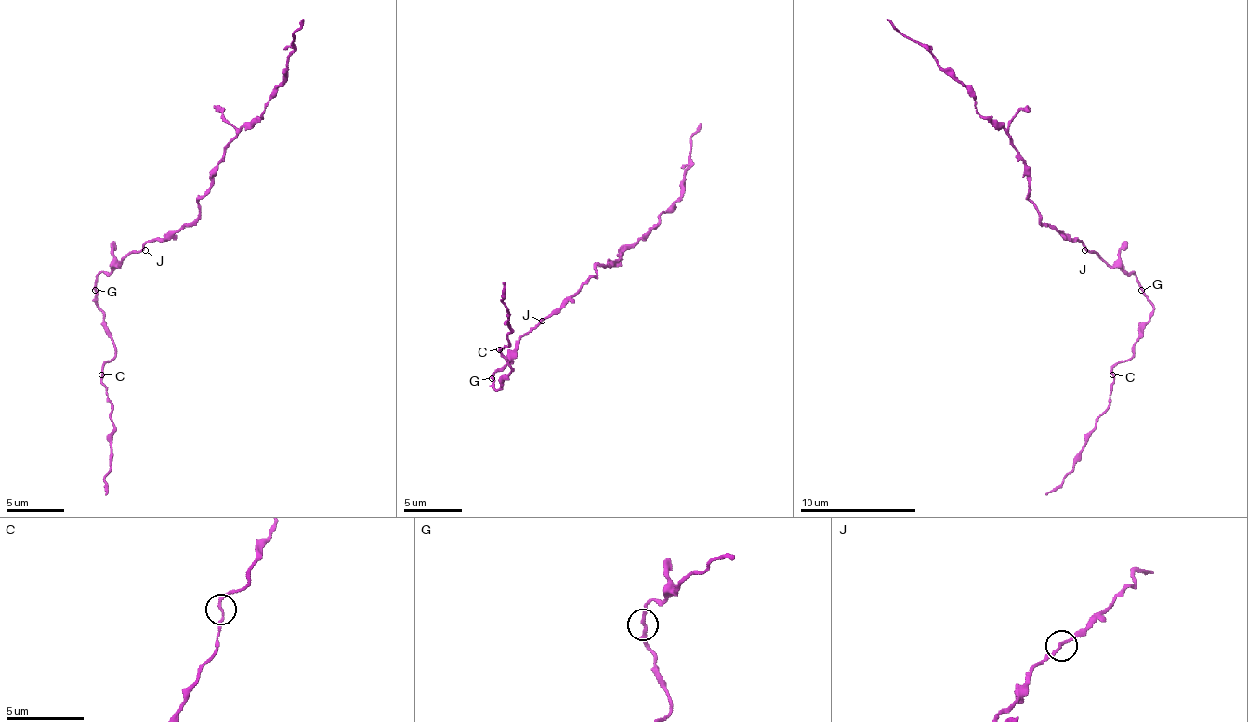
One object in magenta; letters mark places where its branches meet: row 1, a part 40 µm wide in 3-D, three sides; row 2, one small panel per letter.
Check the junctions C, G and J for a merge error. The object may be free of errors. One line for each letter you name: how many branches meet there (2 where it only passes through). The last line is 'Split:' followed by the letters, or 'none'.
Split: none

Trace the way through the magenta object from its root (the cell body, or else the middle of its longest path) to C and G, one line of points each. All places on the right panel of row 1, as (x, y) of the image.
C: (1082, 242), (1105, 262), (1134, 273), (1154, 308), (1142, 337), (1134, 347), (1134, 355), (1122, 360), (1113, 375)
G: (1082, 242), (1087, 250), (1093, 250), (1105, 262), (1119, 265), (1128, 273), (1134, 273), (1142, 291)

